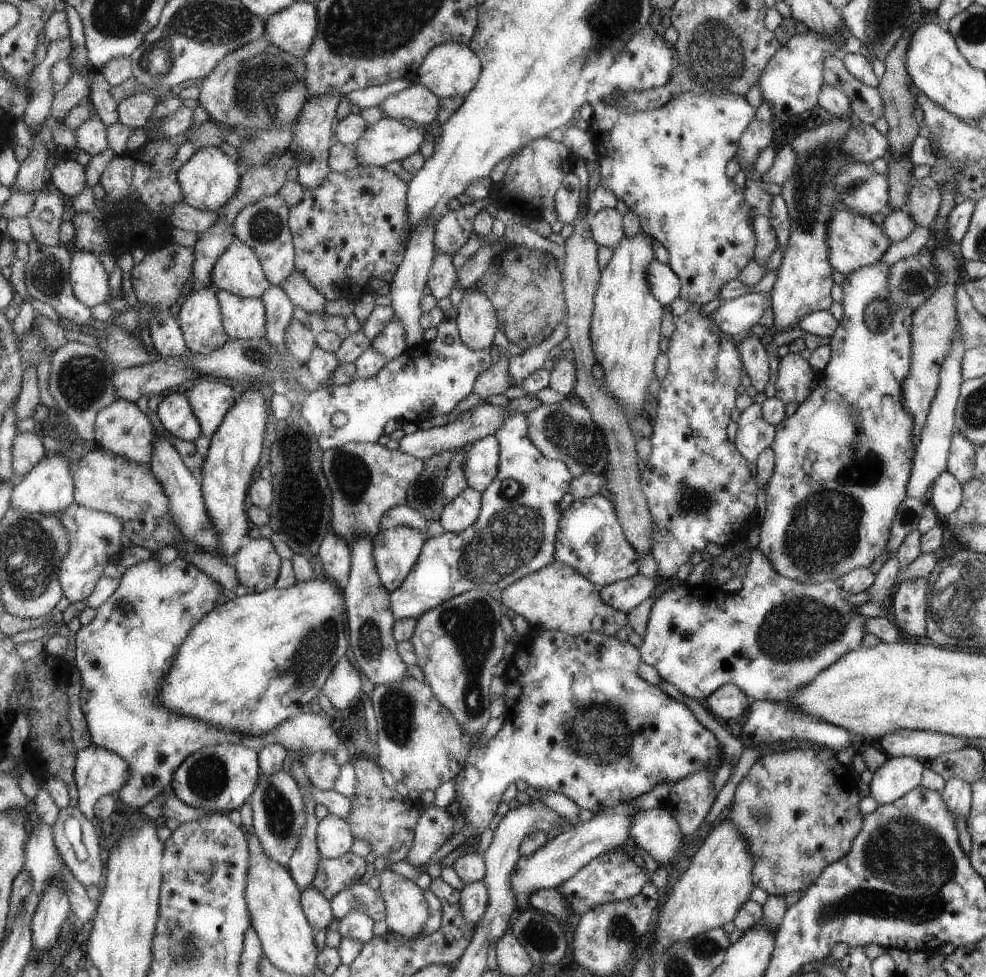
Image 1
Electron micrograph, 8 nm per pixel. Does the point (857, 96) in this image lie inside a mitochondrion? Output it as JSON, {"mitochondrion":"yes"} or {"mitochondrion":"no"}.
{"mitochondrion":"no"}

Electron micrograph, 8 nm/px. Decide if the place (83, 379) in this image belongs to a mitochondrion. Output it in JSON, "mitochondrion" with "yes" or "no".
{"mitochondrion":"yes"}

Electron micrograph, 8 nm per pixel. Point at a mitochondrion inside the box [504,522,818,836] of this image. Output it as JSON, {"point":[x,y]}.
{"point":[596,733]}

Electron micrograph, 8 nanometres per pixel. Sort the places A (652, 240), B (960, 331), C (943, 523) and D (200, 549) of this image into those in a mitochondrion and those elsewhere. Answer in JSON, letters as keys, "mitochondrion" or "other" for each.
{"A":"other","B":"other","C":"other","D":"other"}

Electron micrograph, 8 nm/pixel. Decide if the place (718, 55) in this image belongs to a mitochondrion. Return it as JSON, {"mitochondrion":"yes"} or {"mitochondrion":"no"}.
{"mitochondrion":"yes"}

